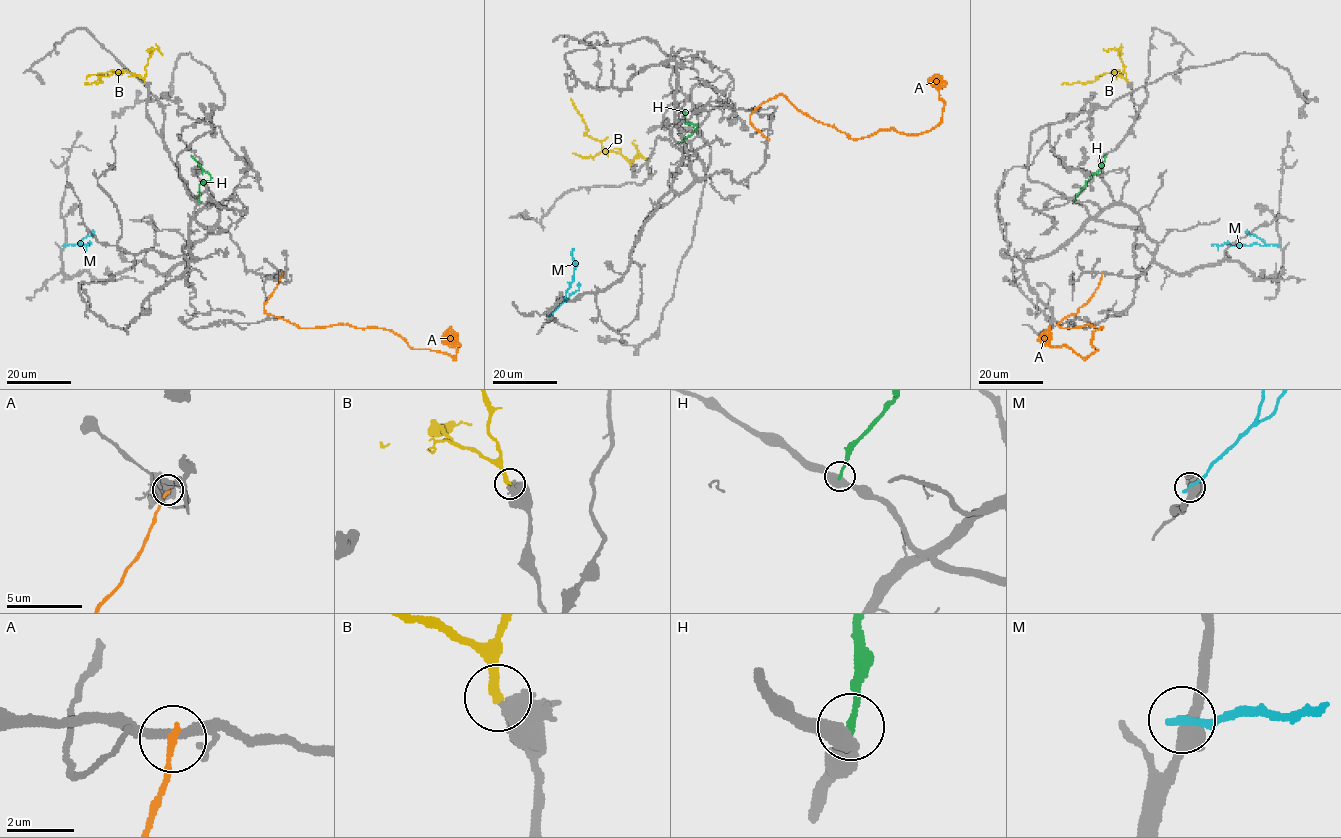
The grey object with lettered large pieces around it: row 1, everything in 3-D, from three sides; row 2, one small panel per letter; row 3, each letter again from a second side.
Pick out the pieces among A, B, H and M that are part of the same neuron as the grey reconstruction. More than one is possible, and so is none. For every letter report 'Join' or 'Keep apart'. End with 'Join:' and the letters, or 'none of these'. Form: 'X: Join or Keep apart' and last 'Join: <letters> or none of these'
A: Keep apart
B: Join
H: Keep apart
M: Keep apart
Join: B

